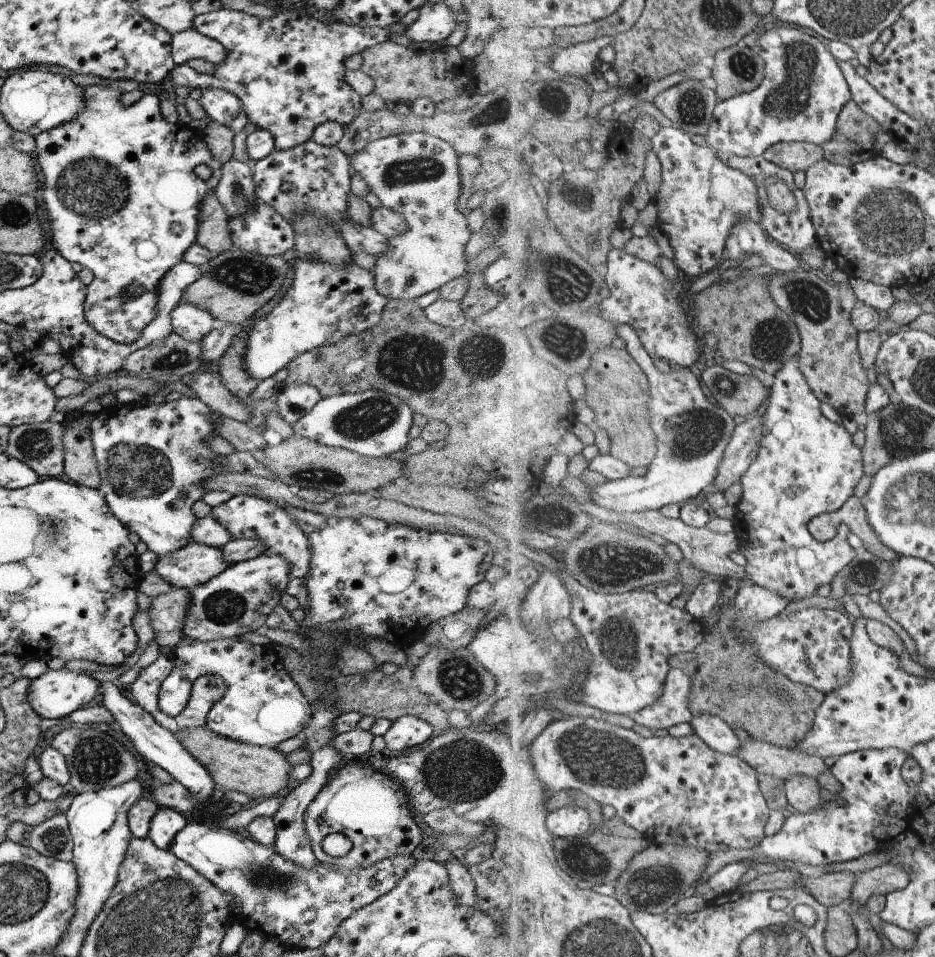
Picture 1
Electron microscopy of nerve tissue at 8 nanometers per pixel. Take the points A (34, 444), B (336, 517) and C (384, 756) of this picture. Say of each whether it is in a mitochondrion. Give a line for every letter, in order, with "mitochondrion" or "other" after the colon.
A: mitochondrion
B: other
C: other

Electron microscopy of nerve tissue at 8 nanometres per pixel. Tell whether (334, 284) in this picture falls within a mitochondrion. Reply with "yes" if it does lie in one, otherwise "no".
no

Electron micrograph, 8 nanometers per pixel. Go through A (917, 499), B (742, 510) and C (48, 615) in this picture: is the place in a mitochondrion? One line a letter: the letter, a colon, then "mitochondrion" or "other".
A: mitochondrion
B: other
C: other

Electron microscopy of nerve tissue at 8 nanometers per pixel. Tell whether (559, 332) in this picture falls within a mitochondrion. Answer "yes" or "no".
yes

